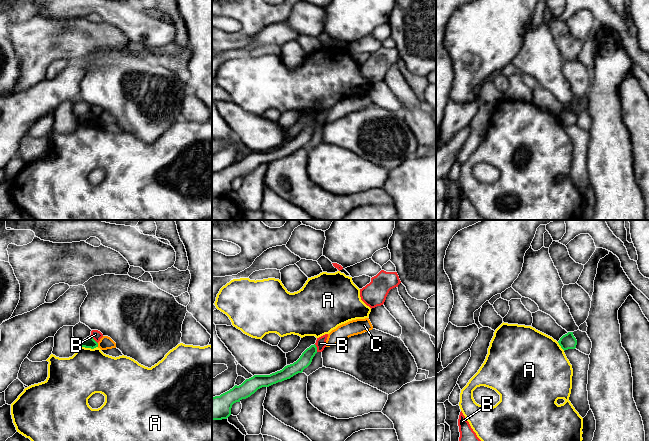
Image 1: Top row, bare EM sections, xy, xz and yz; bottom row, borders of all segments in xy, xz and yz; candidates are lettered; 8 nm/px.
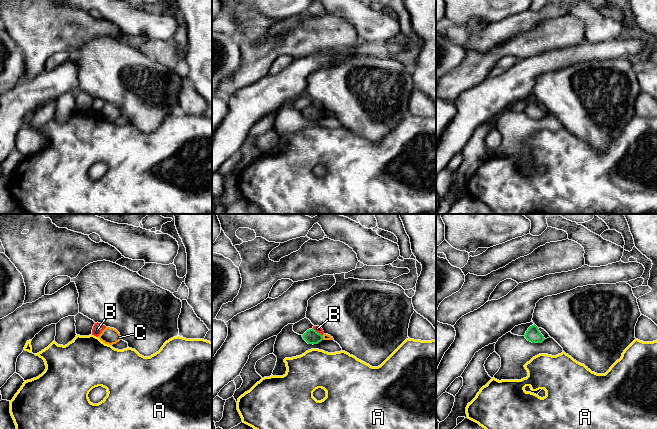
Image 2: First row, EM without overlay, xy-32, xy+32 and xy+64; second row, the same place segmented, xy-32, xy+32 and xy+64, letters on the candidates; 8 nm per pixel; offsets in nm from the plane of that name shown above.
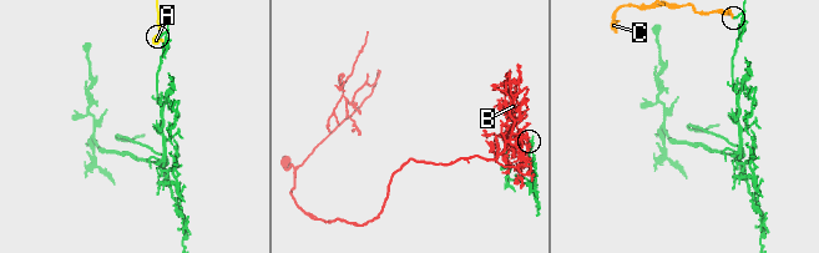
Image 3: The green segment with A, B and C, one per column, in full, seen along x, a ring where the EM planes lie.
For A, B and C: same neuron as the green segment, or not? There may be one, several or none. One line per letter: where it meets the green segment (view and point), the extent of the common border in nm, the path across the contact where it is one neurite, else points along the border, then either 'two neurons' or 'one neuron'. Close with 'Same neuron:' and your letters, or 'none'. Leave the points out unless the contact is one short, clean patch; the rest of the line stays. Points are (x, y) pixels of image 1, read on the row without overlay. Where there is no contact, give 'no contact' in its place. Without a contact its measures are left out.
A: contact xy (89, 123); length 140 nm; border xy (80, 122), (88, 124), (97, 123); two neurons
B: contact xy (93, 115); length 90 nm; border xy (90, 111), (97, 119); two neurons
C: contact xy (97, 121); length 30 nm; border xy (97, 119), (98, 122); two neurons
Same neuron: none

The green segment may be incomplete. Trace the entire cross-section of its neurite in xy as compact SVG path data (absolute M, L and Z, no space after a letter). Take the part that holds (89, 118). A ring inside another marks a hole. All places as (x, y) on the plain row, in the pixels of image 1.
M91 112L79 118L79 121L80 123L91 124L91 125L98 123L98 119Z

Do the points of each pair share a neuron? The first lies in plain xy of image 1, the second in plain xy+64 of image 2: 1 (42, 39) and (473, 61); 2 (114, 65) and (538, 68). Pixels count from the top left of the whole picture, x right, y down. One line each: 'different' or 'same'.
1: same
2: different

